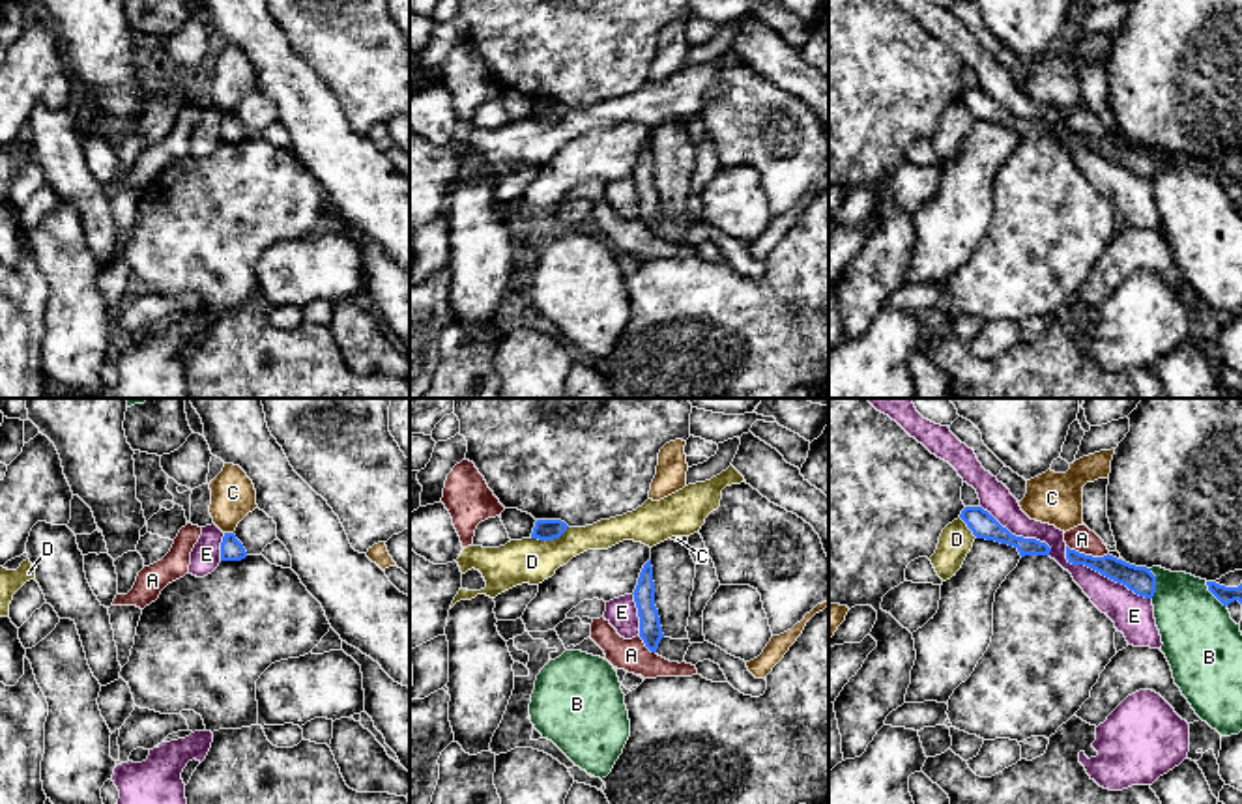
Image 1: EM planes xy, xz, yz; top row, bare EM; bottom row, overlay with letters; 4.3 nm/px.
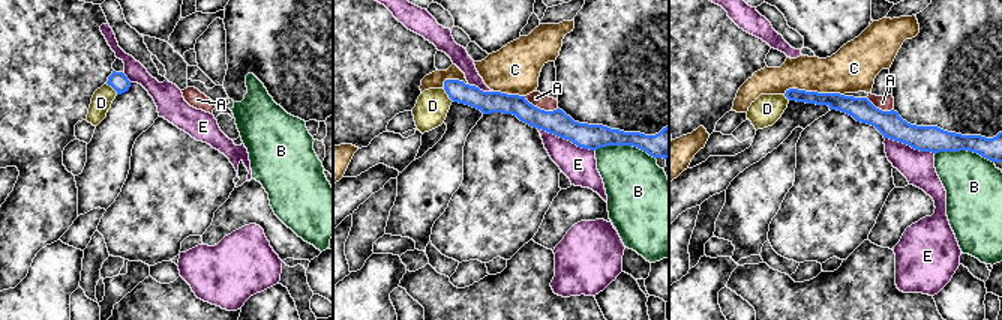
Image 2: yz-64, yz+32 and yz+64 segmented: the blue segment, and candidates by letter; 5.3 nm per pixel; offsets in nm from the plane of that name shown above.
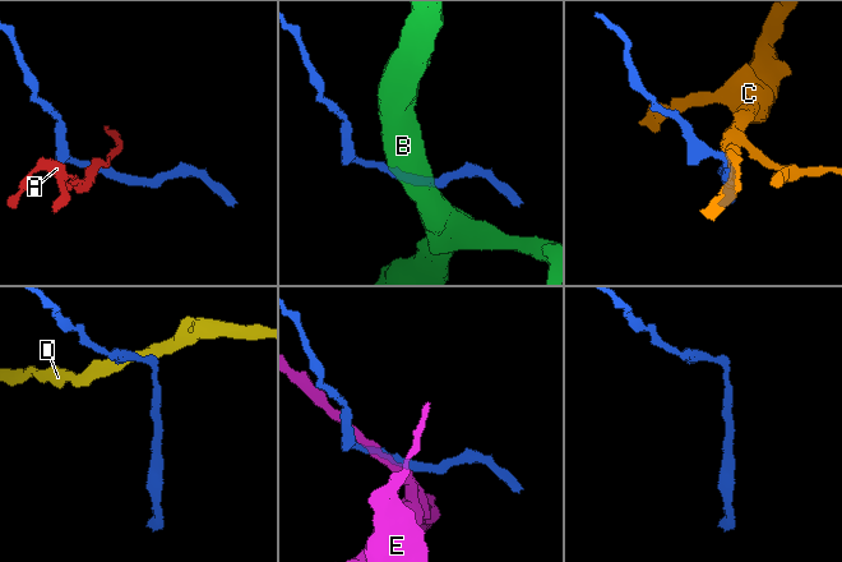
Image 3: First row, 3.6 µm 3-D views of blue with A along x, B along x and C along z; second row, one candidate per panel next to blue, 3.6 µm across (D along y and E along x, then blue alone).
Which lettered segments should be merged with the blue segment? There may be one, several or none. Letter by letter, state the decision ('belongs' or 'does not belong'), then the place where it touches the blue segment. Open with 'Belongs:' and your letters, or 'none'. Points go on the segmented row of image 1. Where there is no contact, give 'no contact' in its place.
Belongs: none
A: does not belong; contact yz (1087, 556)
B: does not belong; contact yz (1155, 584)
C: does not belong; contact xy (229, 533)
D: does not belong; contact xz (548, 539)
E: does not belong; contact yz (1104, 574)

